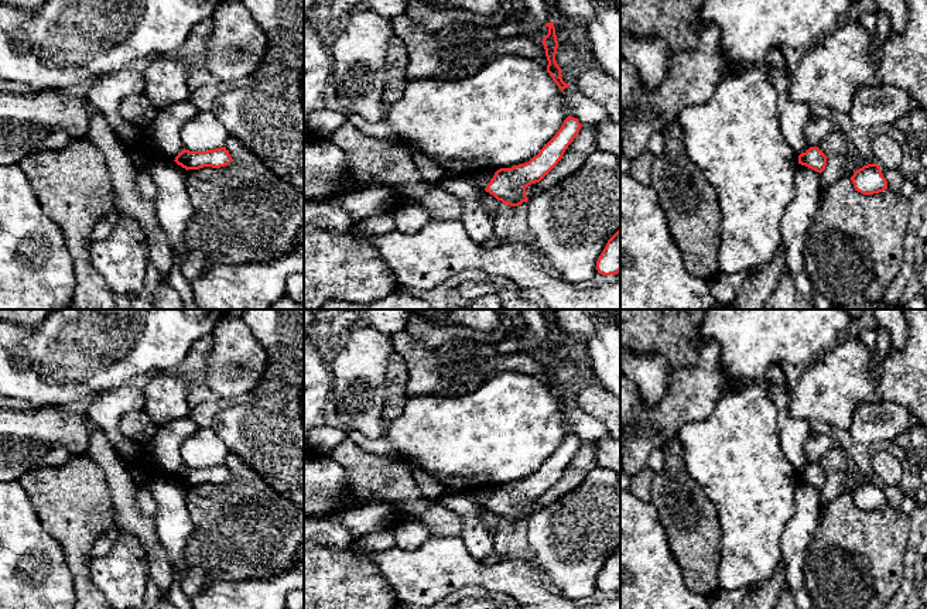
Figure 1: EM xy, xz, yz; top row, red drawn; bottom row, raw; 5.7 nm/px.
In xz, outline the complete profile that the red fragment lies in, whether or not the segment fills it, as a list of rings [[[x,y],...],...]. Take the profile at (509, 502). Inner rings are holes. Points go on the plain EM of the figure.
[[[568,432],[537,472],[529,479],[497,486],[485,507],[504,521],[519,523],[527,519],[526,504],[540,499],[558,480],[581,444],[578,435]]]

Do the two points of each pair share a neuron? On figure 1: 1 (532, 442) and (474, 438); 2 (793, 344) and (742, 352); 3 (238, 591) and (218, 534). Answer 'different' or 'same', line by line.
1: same
2: same
3: different

